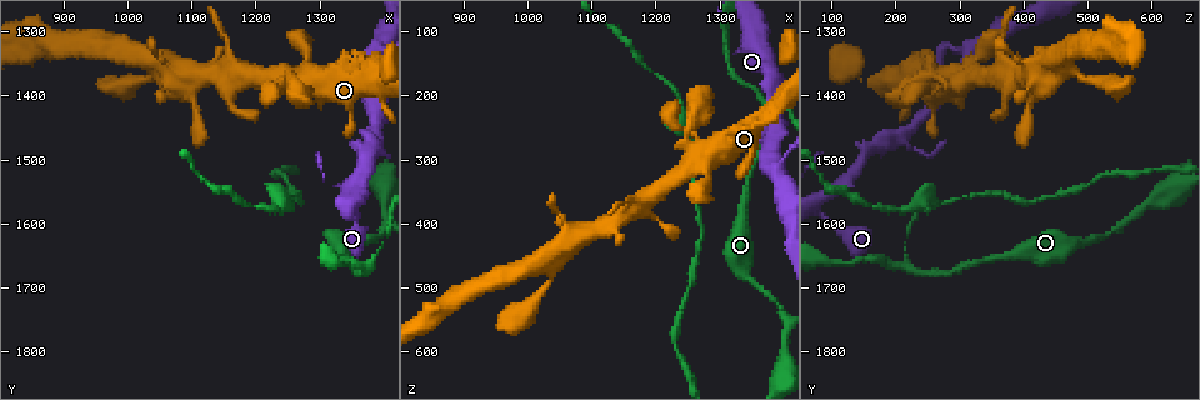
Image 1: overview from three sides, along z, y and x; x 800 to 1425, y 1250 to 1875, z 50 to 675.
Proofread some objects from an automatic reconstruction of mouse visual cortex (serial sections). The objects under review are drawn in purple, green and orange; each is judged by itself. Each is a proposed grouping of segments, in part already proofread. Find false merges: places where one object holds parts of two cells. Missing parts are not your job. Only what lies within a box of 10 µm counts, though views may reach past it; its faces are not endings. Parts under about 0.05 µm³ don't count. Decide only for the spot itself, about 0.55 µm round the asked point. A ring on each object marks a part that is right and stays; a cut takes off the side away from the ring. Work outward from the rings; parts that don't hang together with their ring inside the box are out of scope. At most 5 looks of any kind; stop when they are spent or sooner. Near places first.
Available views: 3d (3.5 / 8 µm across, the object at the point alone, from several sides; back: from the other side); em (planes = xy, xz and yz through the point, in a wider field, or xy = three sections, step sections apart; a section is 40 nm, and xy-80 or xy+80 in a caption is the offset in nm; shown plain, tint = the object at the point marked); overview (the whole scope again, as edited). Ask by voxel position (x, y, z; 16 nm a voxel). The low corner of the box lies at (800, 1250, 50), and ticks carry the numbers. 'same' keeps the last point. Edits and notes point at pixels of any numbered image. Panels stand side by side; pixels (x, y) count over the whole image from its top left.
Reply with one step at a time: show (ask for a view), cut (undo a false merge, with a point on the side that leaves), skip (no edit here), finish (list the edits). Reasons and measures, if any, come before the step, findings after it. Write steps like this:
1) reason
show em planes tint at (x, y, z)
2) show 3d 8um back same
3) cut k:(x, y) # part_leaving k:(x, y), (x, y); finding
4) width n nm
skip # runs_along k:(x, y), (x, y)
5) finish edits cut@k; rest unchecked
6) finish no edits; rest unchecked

sudden change in width
show 3d 8um at (1355, 1590, 95)

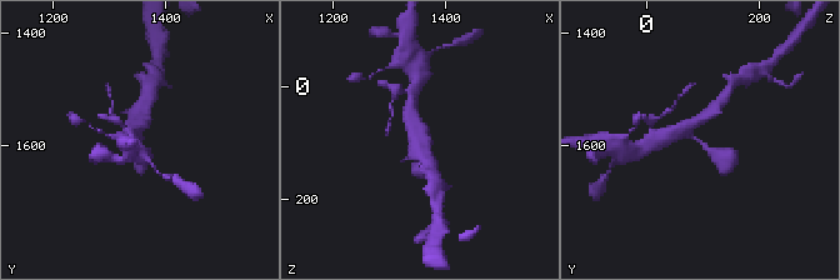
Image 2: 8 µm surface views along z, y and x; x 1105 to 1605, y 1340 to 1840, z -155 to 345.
closer look
show 3d 3.5um back same

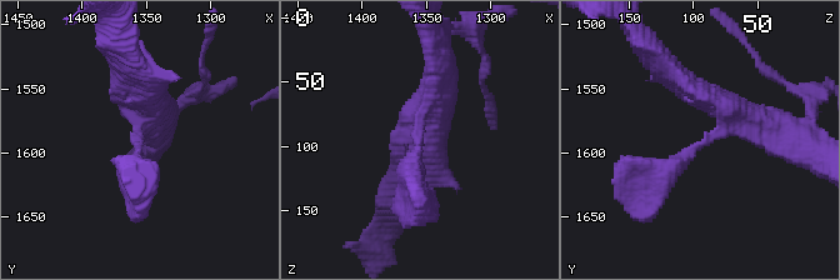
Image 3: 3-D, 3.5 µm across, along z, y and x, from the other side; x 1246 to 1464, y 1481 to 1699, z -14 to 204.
arms 3; arm_widths 350, 350, 400 nm
show em xy step 2 tint at (1354, 1590, 90)

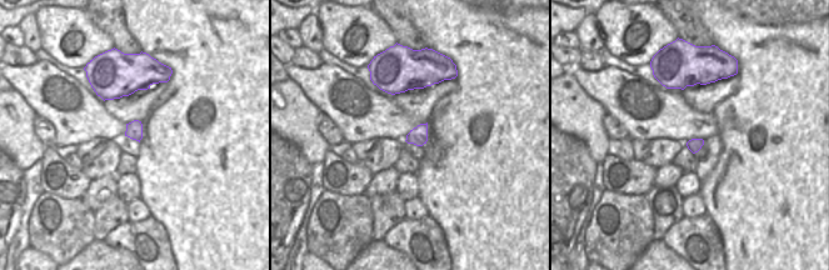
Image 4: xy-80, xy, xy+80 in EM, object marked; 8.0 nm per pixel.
skip # runs_along 3:(638, 183), (724, 125), (689, 90); continuous, no second cell

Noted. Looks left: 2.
a fork
show 3d 3.5um at (1370, 1670, 225)

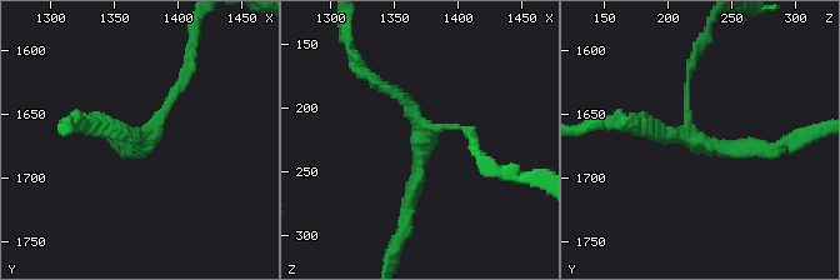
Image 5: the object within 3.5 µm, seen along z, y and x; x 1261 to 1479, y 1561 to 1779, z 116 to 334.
arms 3; arm_widths 100, 200, 200 nm; now the EM
show em xy step 1 tint at (1370, 1670, 224)

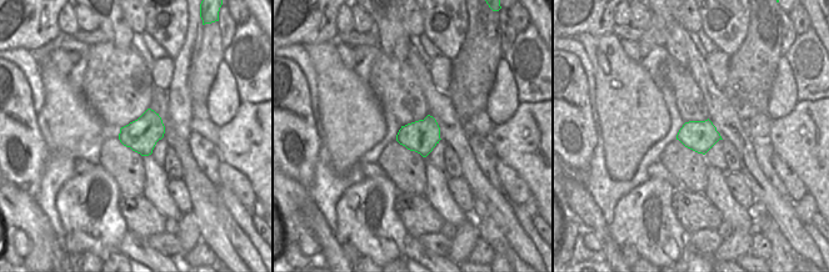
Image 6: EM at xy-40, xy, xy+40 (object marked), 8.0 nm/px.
width 260 nm
skip # runs_along 5:(775, 149), (720, 149), (640, 123); continuous, no second cell

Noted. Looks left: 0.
finish no edits; rest unchecked

